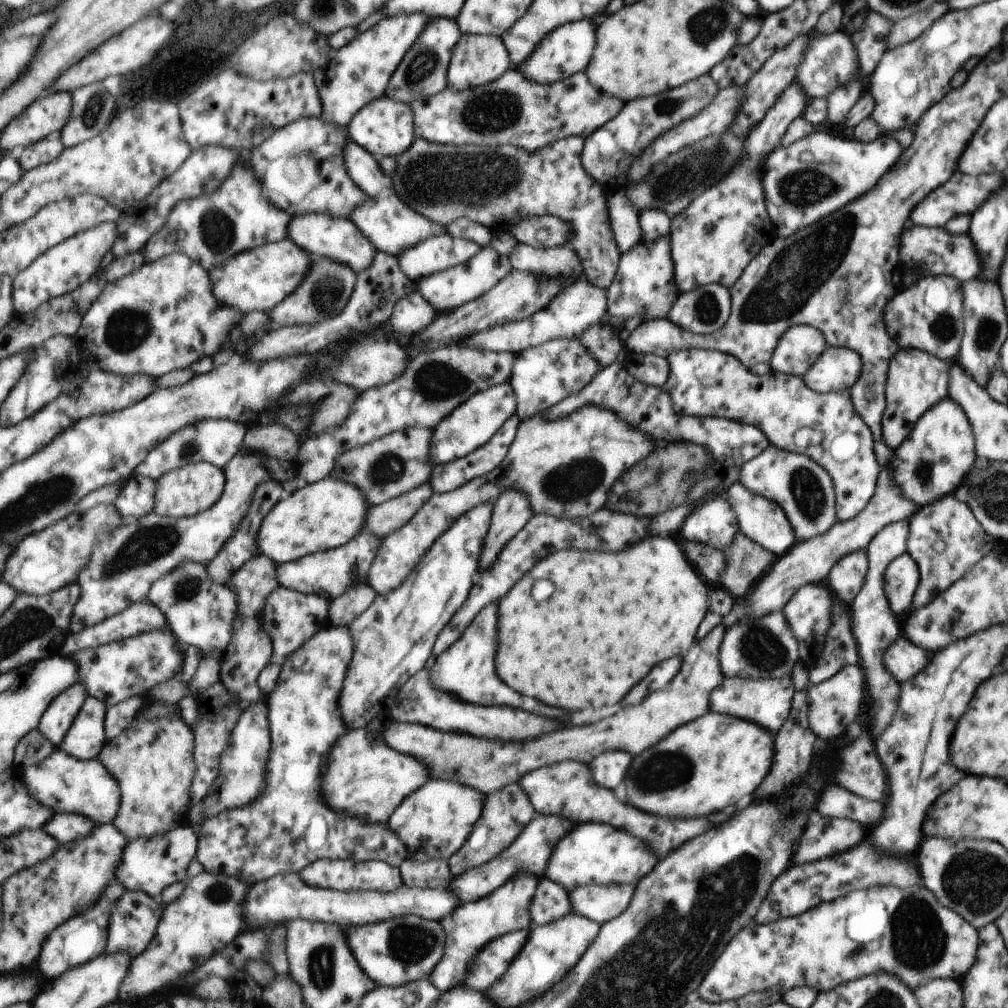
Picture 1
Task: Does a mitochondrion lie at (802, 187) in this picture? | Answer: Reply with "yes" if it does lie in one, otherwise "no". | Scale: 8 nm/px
yes

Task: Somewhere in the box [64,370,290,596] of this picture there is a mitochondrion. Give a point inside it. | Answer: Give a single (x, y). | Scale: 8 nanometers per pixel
(146, 546)

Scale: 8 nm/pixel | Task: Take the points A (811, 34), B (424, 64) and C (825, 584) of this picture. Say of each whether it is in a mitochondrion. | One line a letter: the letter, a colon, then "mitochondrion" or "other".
A: other
B: mitochondrion
C: other

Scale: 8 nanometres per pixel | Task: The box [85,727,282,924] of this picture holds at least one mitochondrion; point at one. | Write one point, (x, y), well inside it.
(218, 893)

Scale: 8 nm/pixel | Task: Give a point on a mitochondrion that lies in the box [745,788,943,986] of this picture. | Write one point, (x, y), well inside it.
(857, 950)

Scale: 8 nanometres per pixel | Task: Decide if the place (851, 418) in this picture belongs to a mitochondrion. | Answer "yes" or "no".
no

